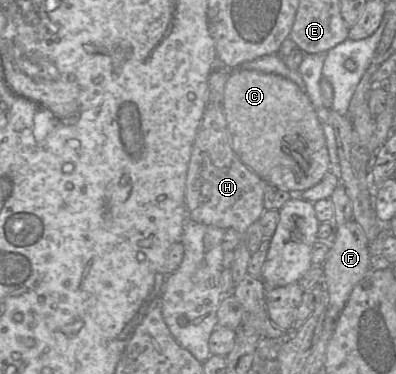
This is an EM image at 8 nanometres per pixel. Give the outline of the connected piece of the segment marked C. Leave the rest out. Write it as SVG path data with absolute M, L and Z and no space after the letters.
M240 68L230 70L224 88L223 108L230 144L239 160L268 185L293 195L299 195L319 183L330 171L330 160L316 108L307 92L303 92L293 81L279 75Z

